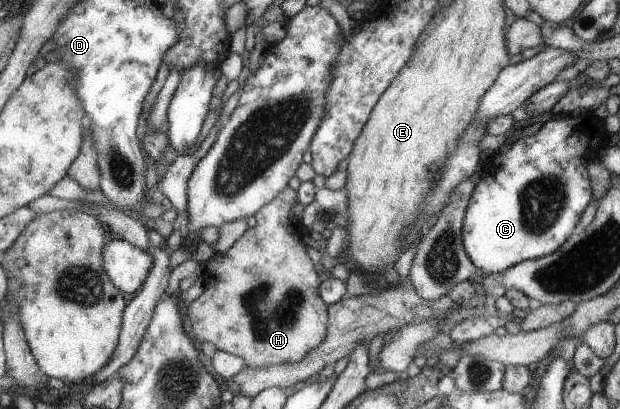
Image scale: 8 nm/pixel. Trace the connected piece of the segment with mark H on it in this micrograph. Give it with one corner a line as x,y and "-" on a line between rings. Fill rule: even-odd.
288,185
280,195
256,212
253,215
257,221
255,227
248,228
225,253
214,253
205,262
203,293
186,305
188,327
195,340
200,344
209,341
217,350
240,356
245,361
245,368
300,361
328,335
329,311
326,311
326,305
318,295
320,277
304,243
288,233
288,230
297,232
301,227
300,220
290,213
296,201
297,190

